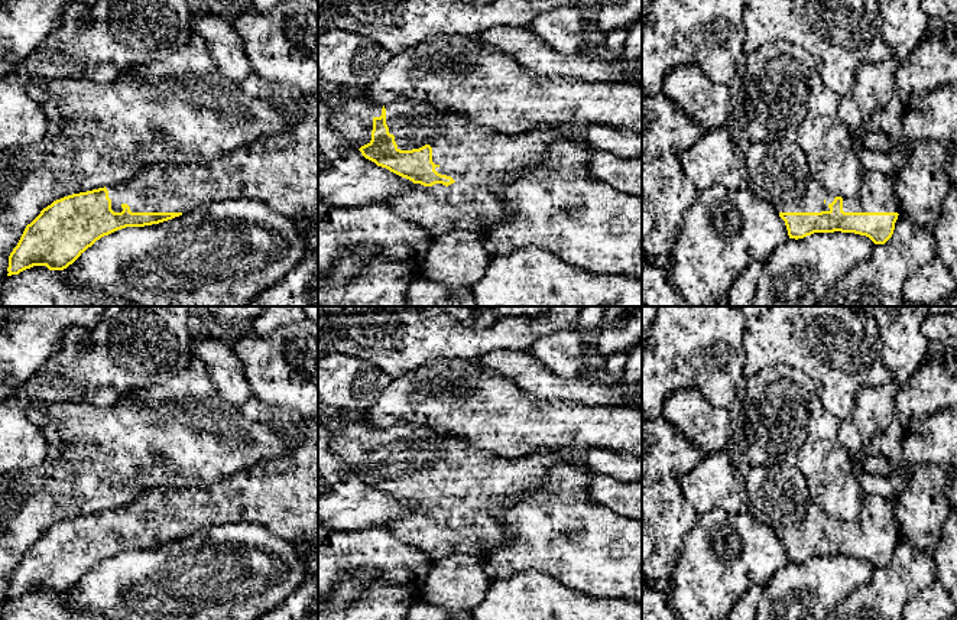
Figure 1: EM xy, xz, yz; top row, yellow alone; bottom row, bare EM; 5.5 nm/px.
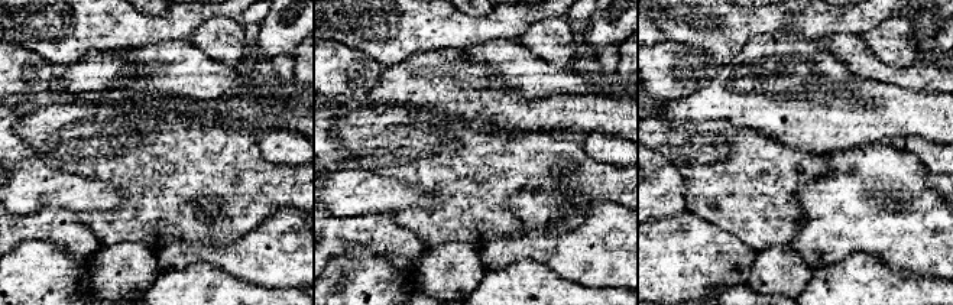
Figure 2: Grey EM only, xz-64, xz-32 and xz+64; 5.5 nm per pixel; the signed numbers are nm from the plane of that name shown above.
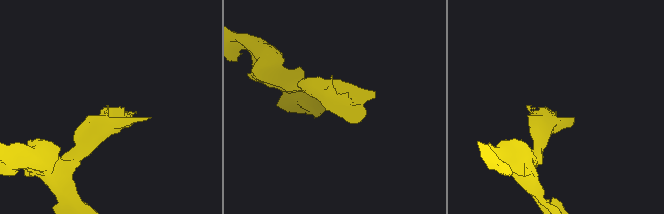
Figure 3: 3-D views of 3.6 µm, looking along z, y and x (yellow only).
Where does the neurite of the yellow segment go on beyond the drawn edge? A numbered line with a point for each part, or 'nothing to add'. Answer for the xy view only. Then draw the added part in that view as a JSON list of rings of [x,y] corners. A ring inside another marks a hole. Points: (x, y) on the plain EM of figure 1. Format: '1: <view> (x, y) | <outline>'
1: xy (282, 494) | [[[318,419],[302,426],[296,445],[286,457],[249,467],[224,480],[220,486],[211,486],[208,488],[158,486],[153,490],[143,491],[133,501],[106,512],[114,536],[121,536],[121,529],[127,528],[132,536],[184,538],[218,525],[254,522],[266,526],[273,535],[288,542],[305,542],[308,548],[312,548],[314,539],[318,536]]]

